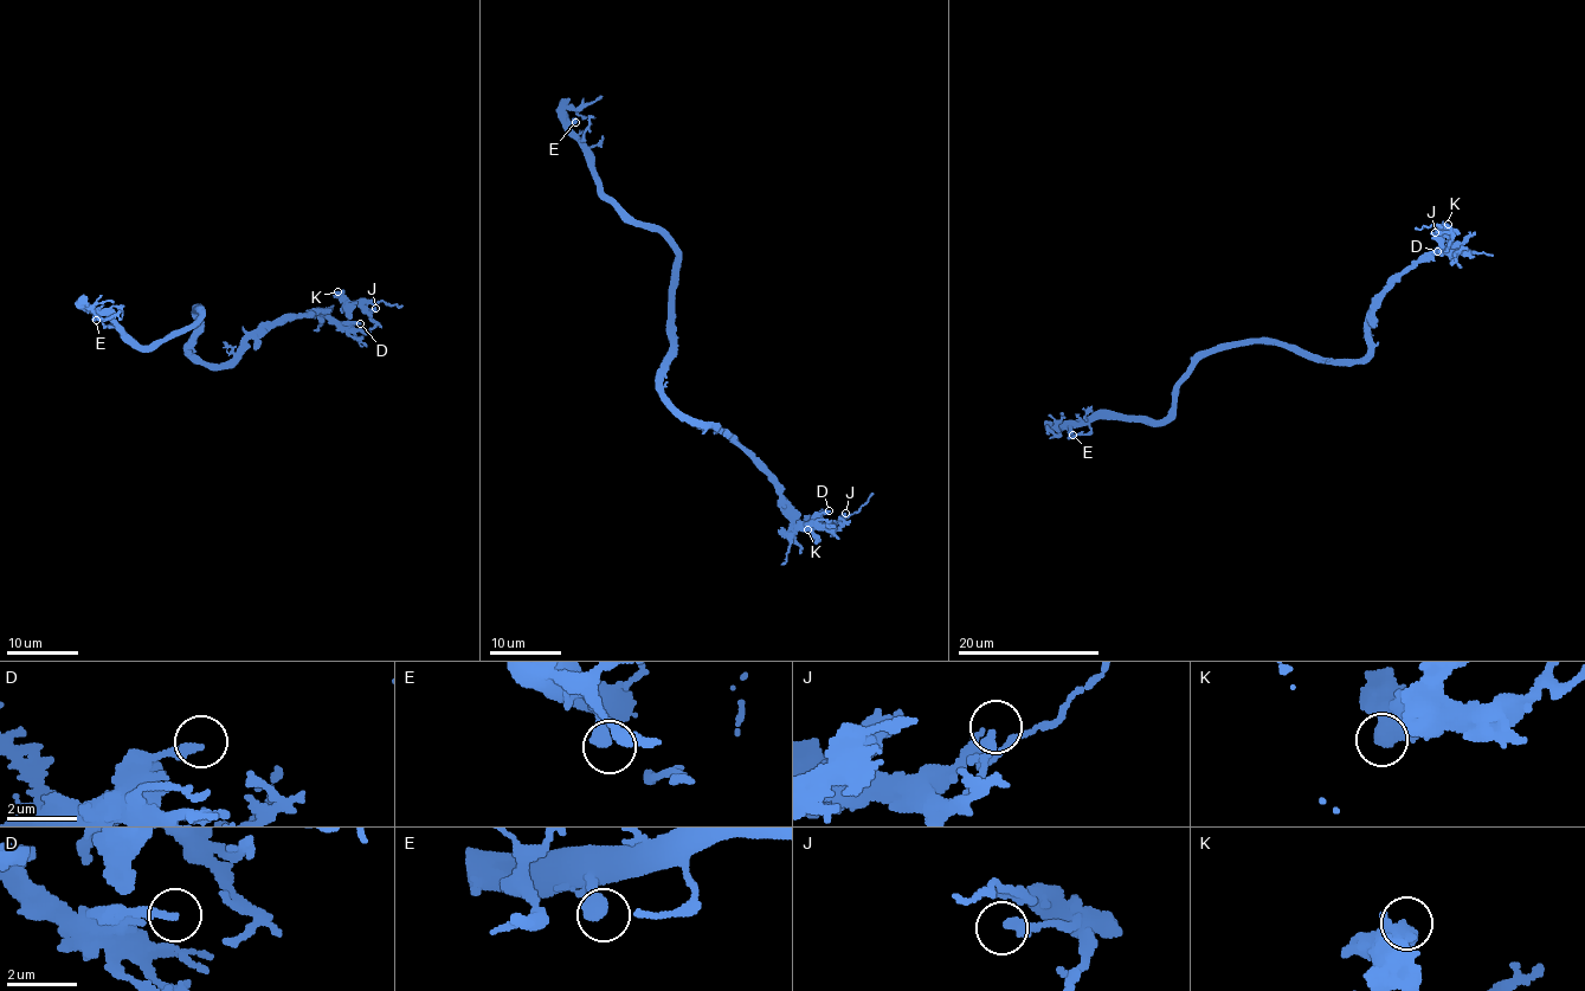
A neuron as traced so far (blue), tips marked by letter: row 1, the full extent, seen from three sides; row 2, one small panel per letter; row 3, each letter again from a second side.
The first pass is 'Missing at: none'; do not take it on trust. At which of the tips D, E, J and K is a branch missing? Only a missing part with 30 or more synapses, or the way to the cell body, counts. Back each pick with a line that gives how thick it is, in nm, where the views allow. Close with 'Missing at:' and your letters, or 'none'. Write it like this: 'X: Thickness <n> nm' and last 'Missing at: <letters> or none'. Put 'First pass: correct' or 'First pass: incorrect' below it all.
K: Thickness 600 nm
Missing at: K
First pass: incorrect

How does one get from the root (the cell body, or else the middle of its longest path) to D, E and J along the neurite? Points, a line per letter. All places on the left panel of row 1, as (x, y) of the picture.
D: (198, 330), (189, 347), (192, 355), (225, 365), (249, 340), (298, 315), (324, 313), (339, 322), (360, 323)
E: (198, 330), (197, 303), (200, 317), (149, 347), (133, 343), (113, 315), (90, 308), (96, 320)
J: (198, 330), (192, 355), (225, 365), (249, 340), (298, 315), (324, 313), (345, 322), (352, 304), (375, 308)

